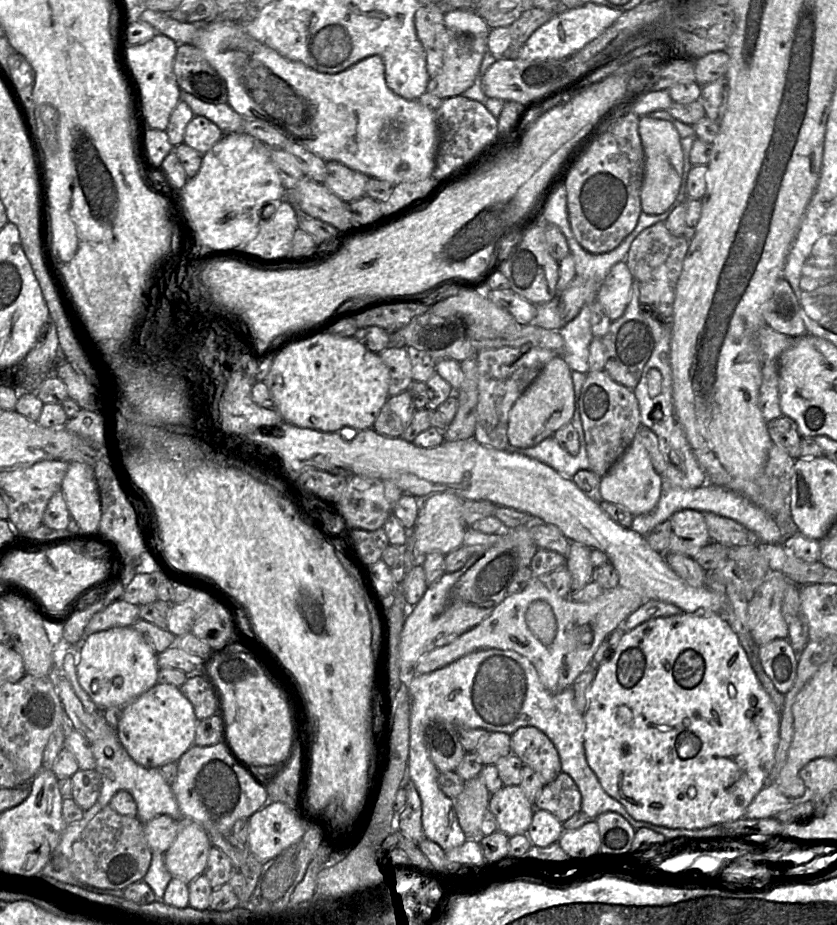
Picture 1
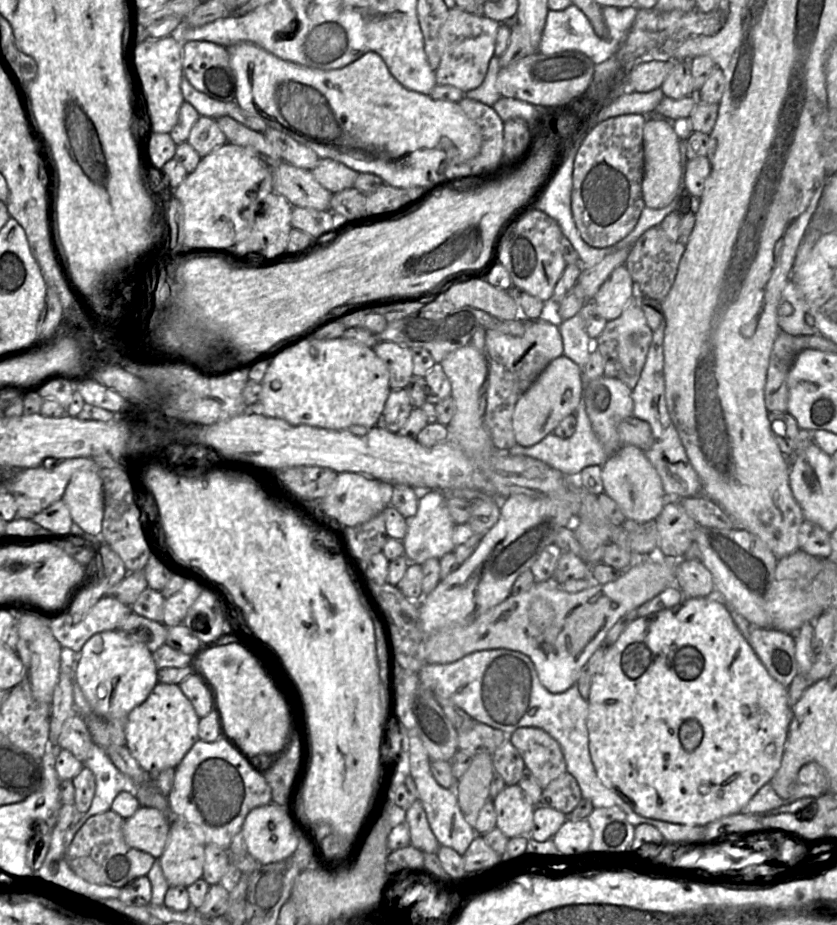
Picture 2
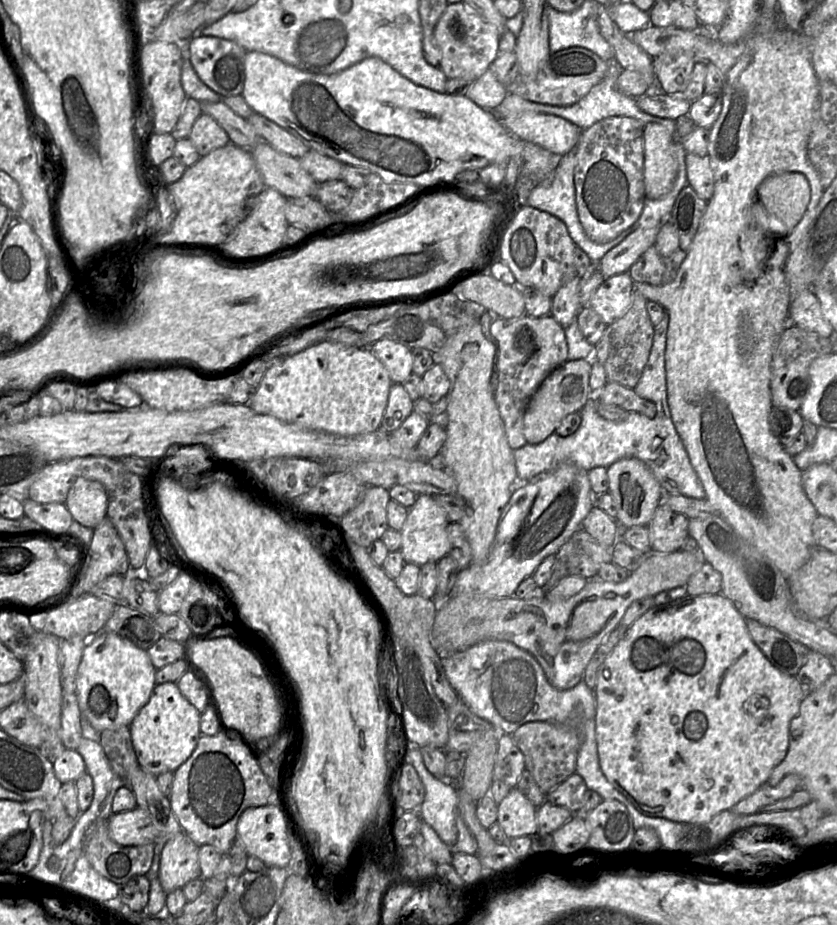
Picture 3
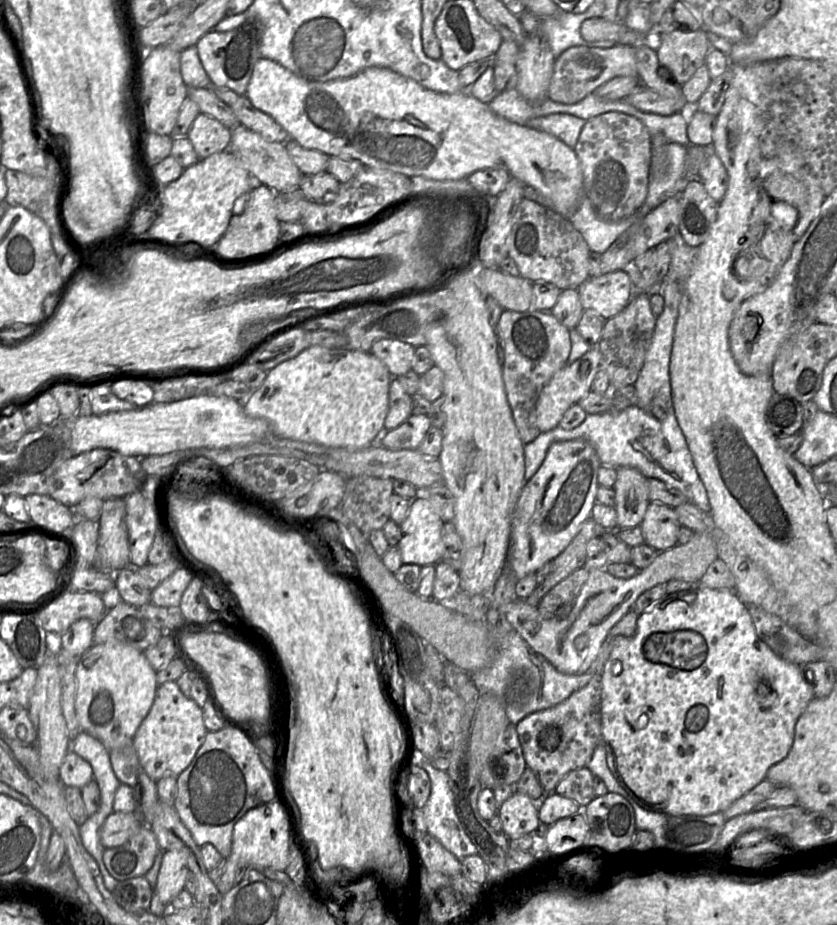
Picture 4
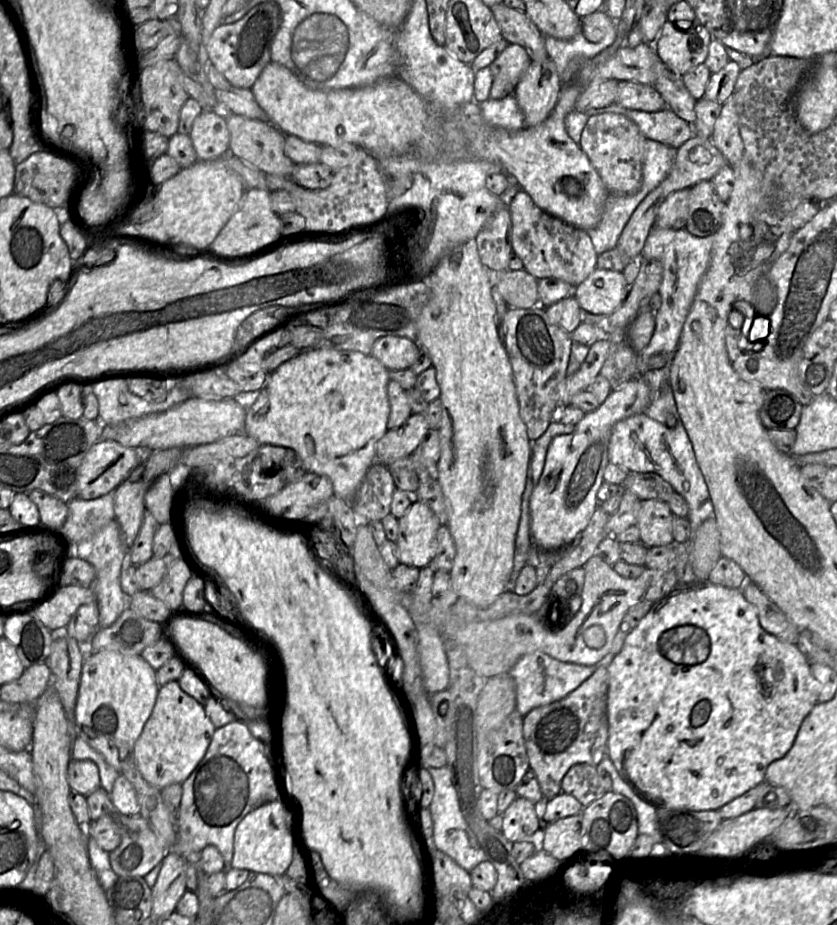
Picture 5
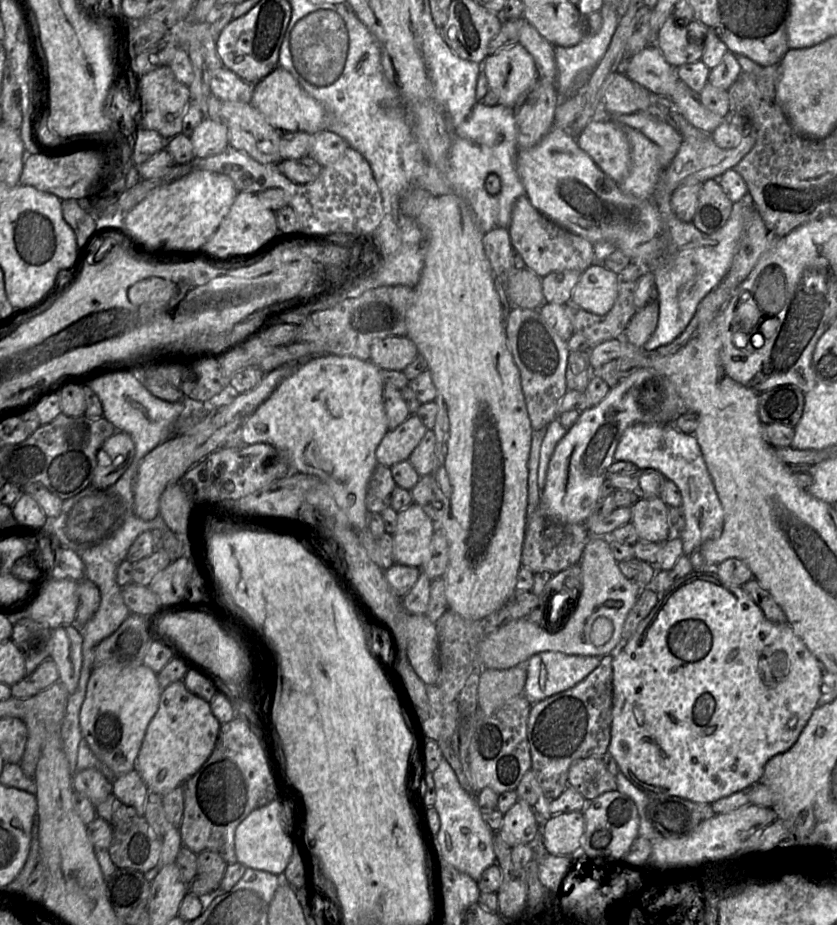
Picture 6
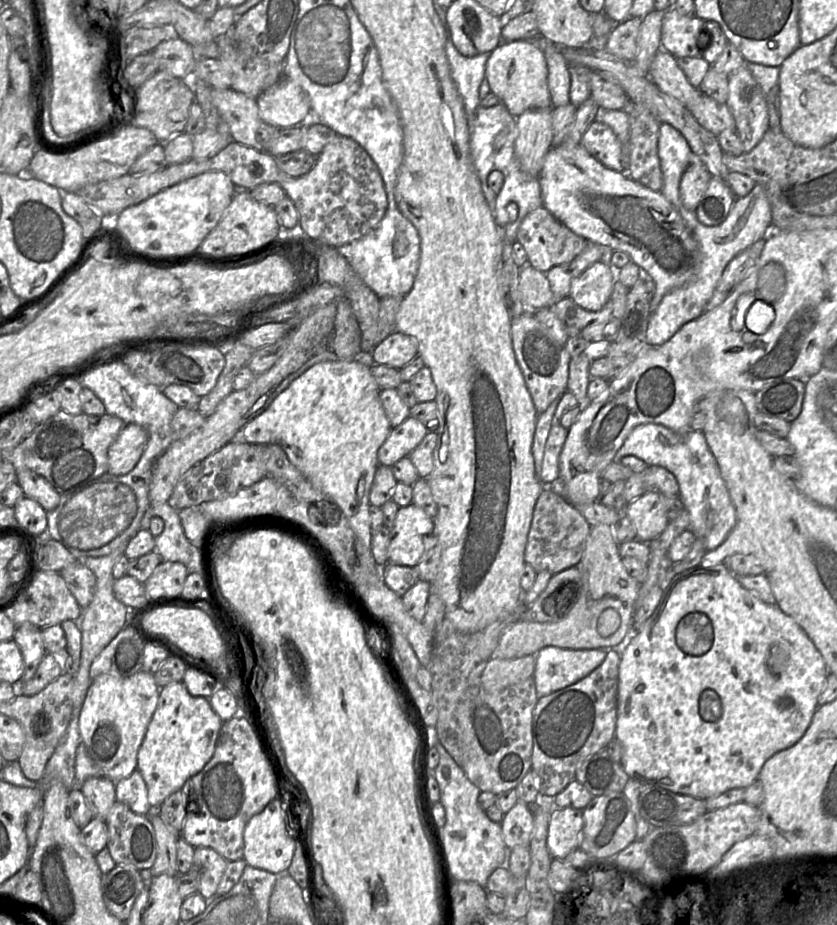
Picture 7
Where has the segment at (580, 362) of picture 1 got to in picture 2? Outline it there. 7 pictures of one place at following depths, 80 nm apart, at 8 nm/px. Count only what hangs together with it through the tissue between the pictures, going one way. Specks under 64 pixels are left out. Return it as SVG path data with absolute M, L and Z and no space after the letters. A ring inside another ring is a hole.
M574 315L559 325L563 342L563 356L576 363L581 369L585 367L594 347L594 342L586 333L582 318Z

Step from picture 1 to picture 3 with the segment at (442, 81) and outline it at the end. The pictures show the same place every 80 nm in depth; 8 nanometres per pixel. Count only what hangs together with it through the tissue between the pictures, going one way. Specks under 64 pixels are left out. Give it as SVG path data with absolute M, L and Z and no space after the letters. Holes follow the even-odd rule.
M463 1L447 5L435 26L434 33L441 50L439 68L448 80L465 78L476 81L498 55L499 29L471 10Z

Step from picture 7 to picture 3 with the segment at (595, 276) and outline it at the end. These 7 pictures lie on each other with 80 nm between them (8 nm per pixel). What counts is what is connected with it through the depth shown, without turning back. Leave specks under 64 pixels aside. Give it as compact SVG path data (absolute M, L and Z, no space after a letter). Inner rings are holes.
M628 271L615 274L596 289L591 296L590 306L609 325L621 318L632 302L634 282Z

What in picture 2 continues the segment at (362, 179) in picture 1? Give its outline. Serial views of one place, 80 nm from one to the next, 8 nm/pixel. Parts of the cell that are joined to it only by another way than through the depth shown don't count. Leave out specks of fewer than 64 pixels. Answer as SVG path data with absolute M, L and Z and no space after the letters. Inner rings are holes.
M320 159L311 171L315 179L332 194L354 186L358 172L332 159Z

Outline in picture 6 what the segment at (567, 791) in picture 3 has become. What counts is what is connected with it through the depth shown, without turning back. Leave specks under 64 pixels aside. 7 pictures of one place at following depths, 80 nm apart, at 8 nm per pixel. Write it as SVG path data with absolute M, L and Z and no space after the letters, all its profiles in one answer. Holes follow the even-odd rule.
M602 756L574 760L569 767L568 785L587 801L617 789L616 778L605 767Z

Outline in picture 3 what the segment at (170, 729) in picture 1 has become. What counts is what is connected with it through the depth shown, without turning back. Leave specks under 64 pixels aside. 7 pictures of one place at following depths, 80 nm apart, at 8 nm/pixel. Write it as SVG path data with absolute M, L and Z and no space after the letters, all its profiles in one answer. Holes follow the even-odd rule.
M176 682L157 684L129 729L139 766L153 776L175 772L193 753L200 738L201 713L181 693Z

